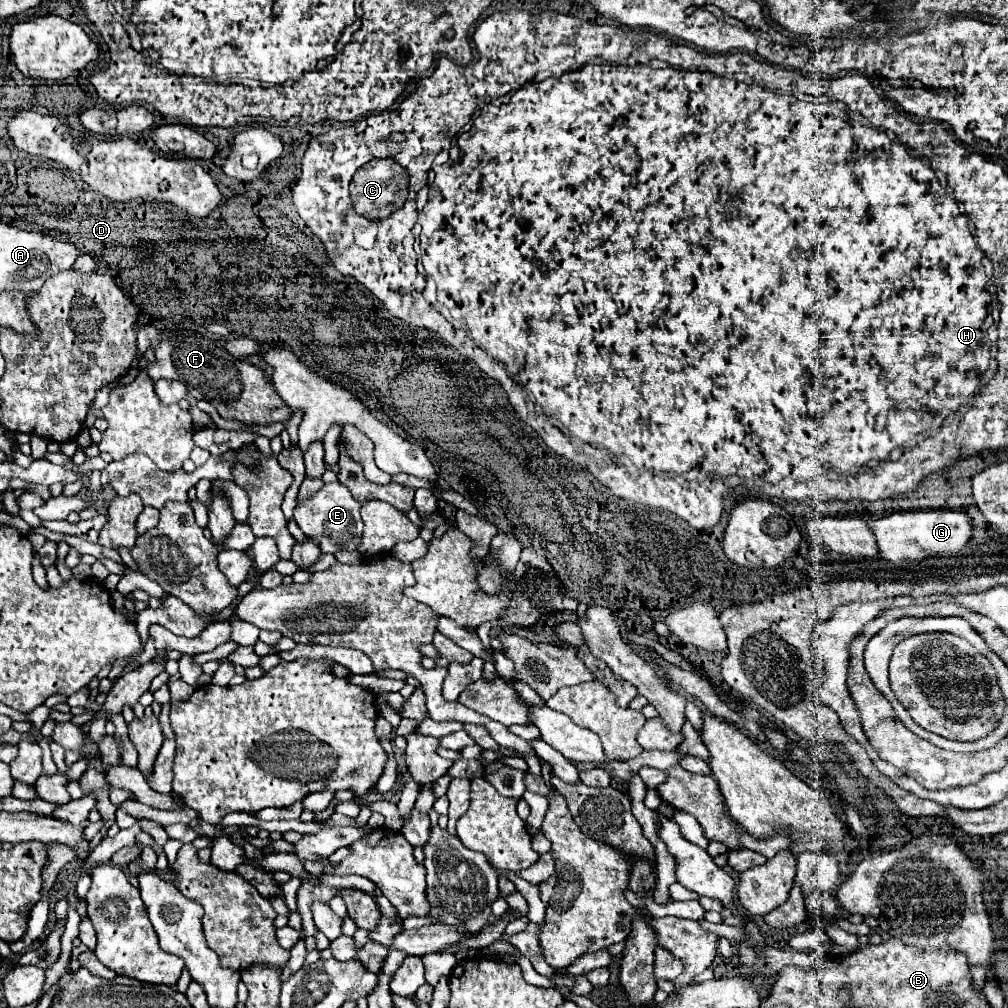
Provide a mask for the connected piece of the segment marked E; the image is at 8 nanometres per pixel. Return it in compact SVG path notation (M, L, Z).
M330 482L320 492L316 492L308 502L298 504L294 510L294 520L300 530L310 536L324 554L340 552L340 550L358 550L362 540L362 518L360 504L352 498L344 484Z

